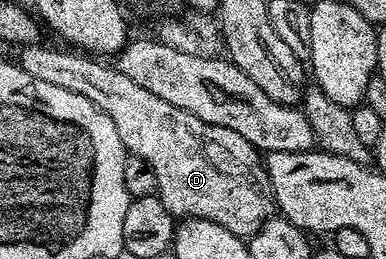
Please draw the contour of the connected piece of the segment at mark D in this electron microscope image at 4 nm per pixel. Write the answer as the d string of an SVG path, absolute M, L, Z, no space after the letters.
M37 44L25 46L19 51L18 64L30 76L38 76L38 80L46 80L46 84L58 84L58 88L70 88L70 92L78 92L78 96L86 96L110 120L114 120L114 128L118 128L118 136L122 140L128 154L138 156L150 164L156 177L156 194L165 208L177 219L205 218L214 224L222 224L230 232L234 232L245 240L257 234L262 224L274 214L272 185L268 182L268 171L265 170L261 151L255 150L246 140L246 136L238 136L225 126L215 126L206 120L198 120L190 112L182 108L174 108L174 104L166 104L166 100L158 100L154 92L146 92L130 80L130 76L122 76L122 72L111 65L103 66L103 61L92 56L85 56L71 49L55 50L52 46Z

